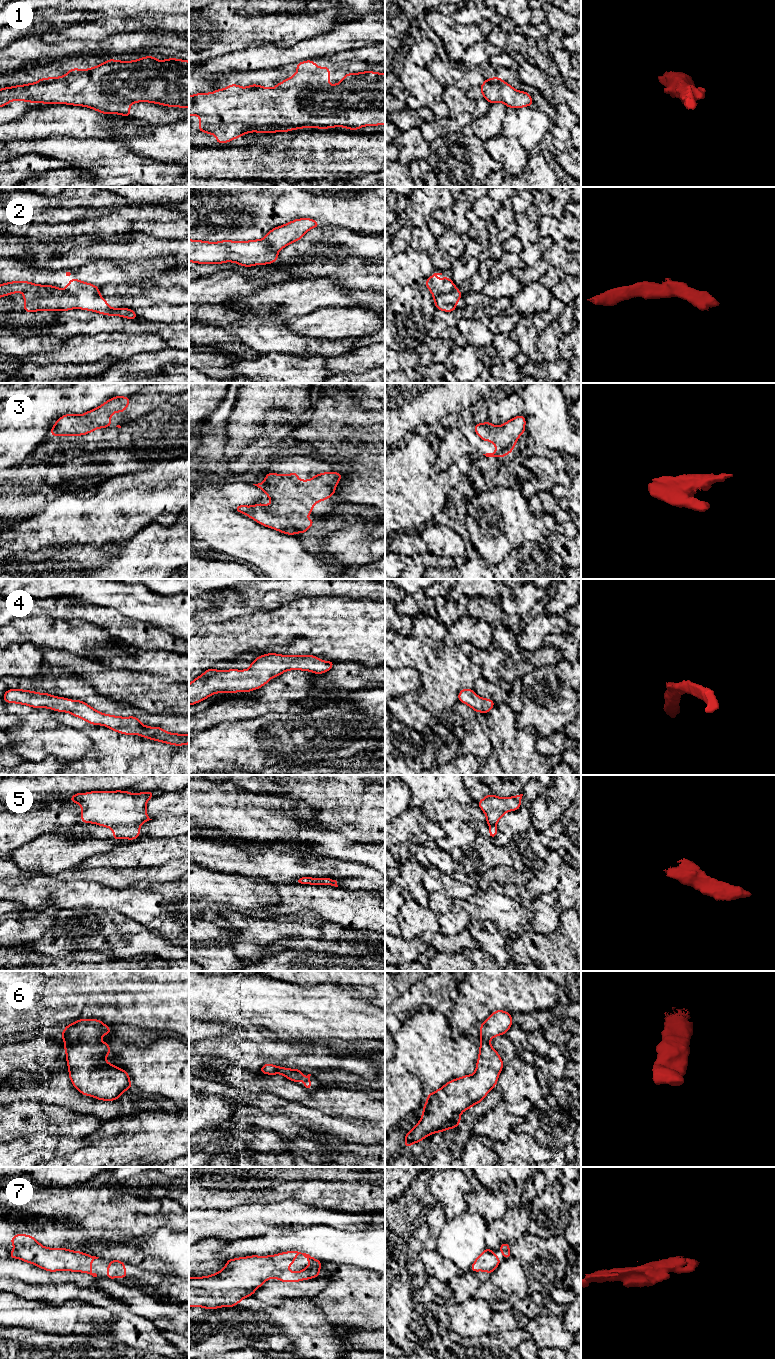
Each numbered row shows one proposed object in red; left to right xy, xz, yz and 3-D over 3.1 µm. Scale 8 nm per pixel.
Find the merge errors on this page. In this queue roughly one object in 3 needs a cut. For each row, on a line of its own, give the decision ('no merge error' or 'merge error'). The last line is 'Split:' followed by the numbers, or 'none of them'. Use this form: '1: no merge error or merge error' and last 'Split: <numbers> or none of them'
1: no merge error
2: merge error
3: no merge error
4: no merge error
5: merge error
6: no merge error
7: no merge error
Split: 2, 5

